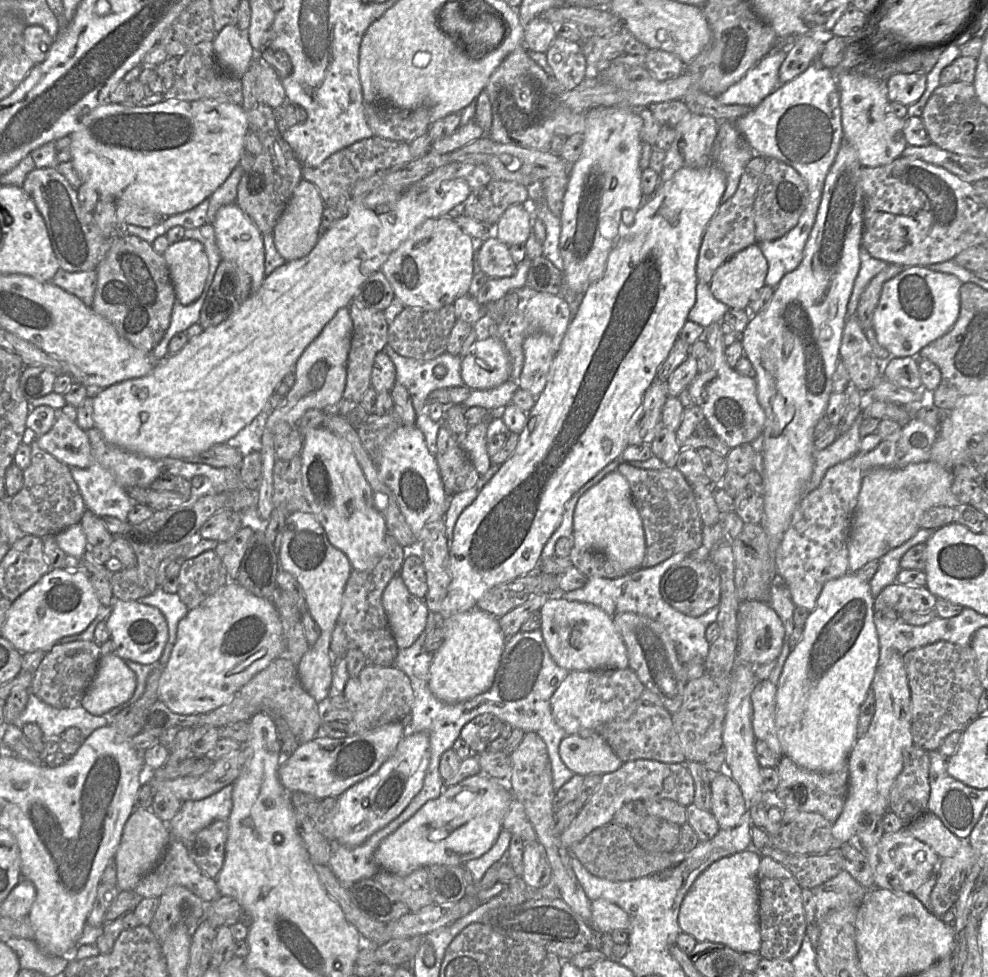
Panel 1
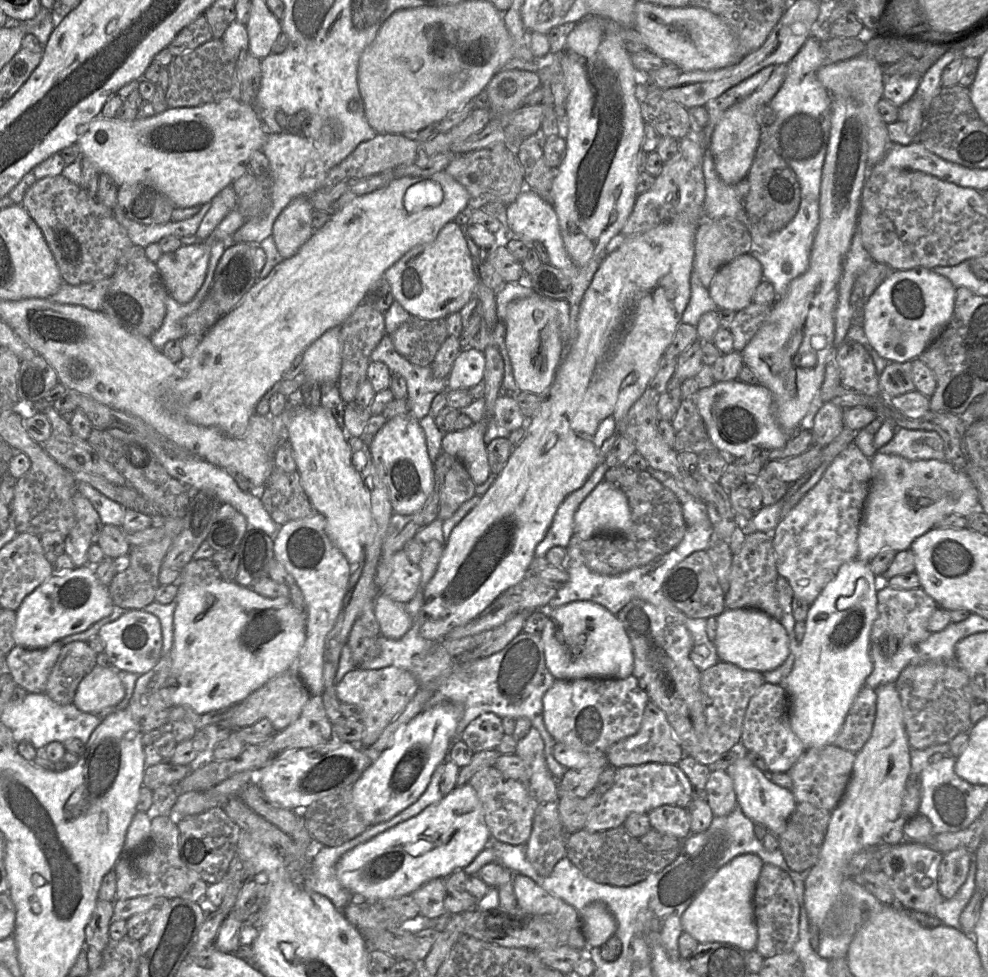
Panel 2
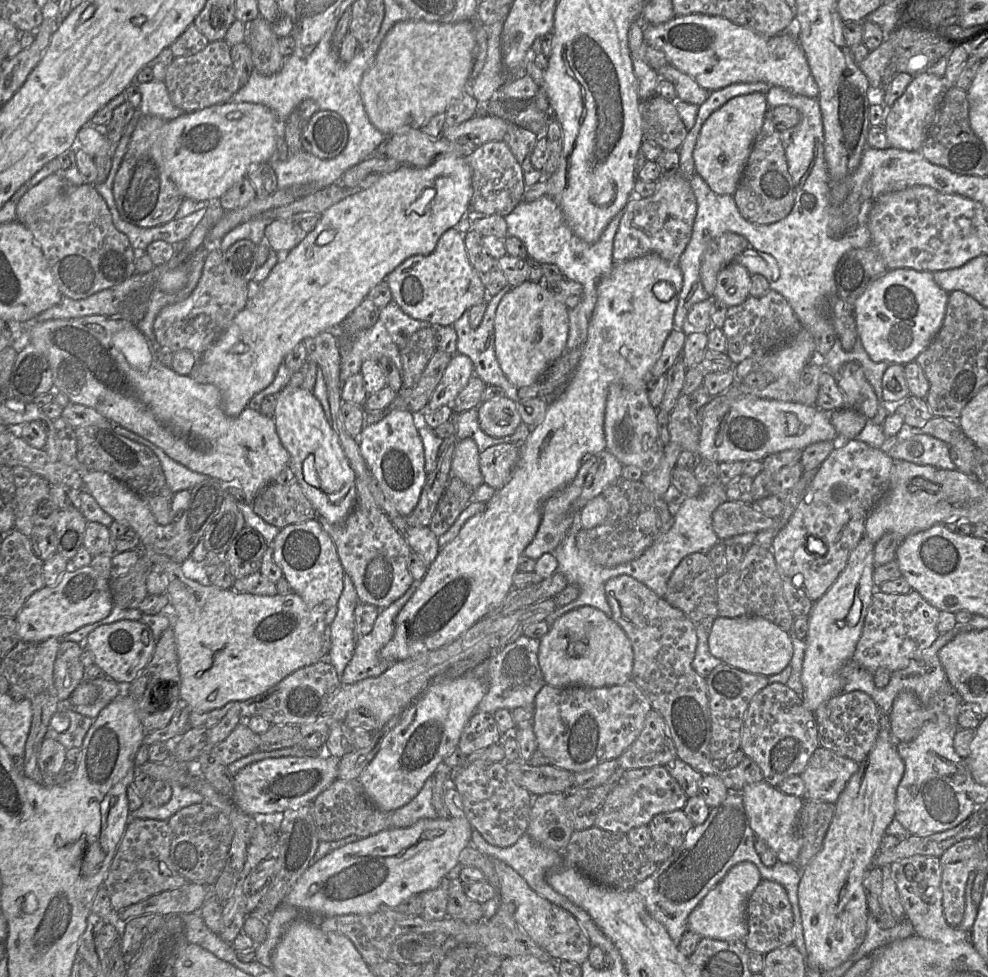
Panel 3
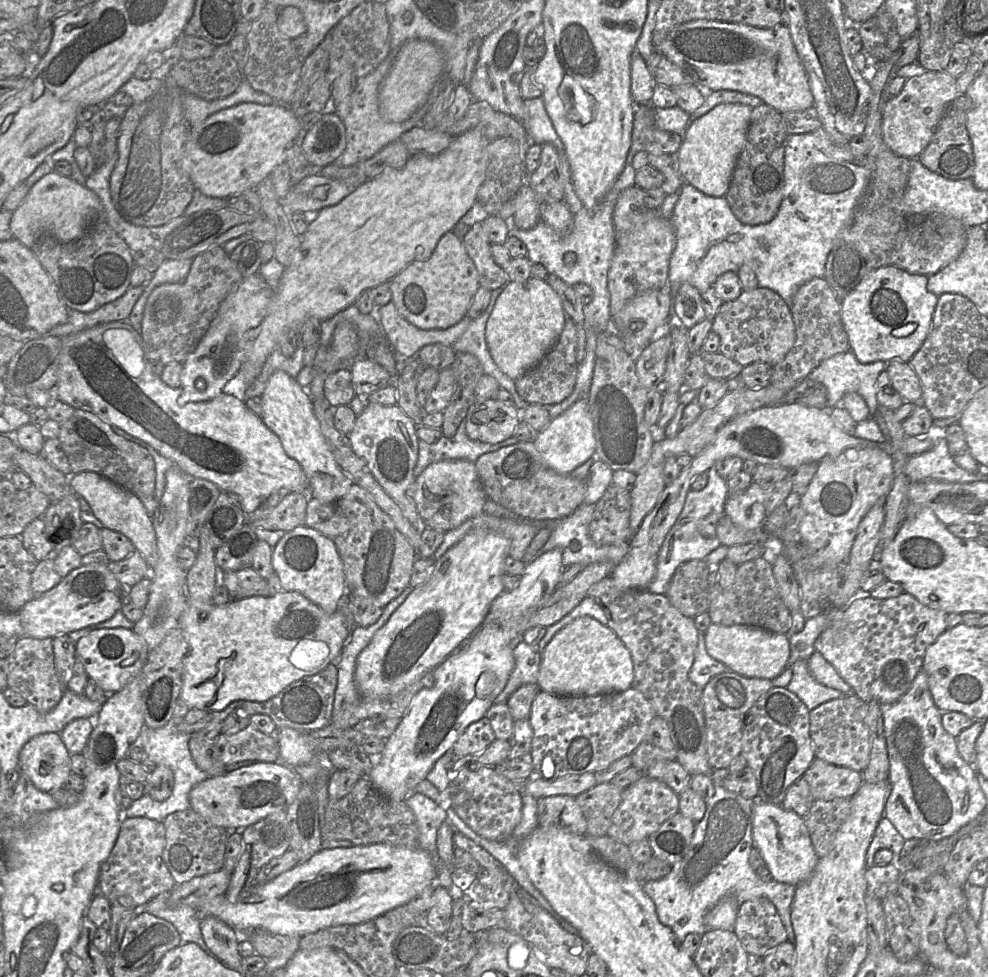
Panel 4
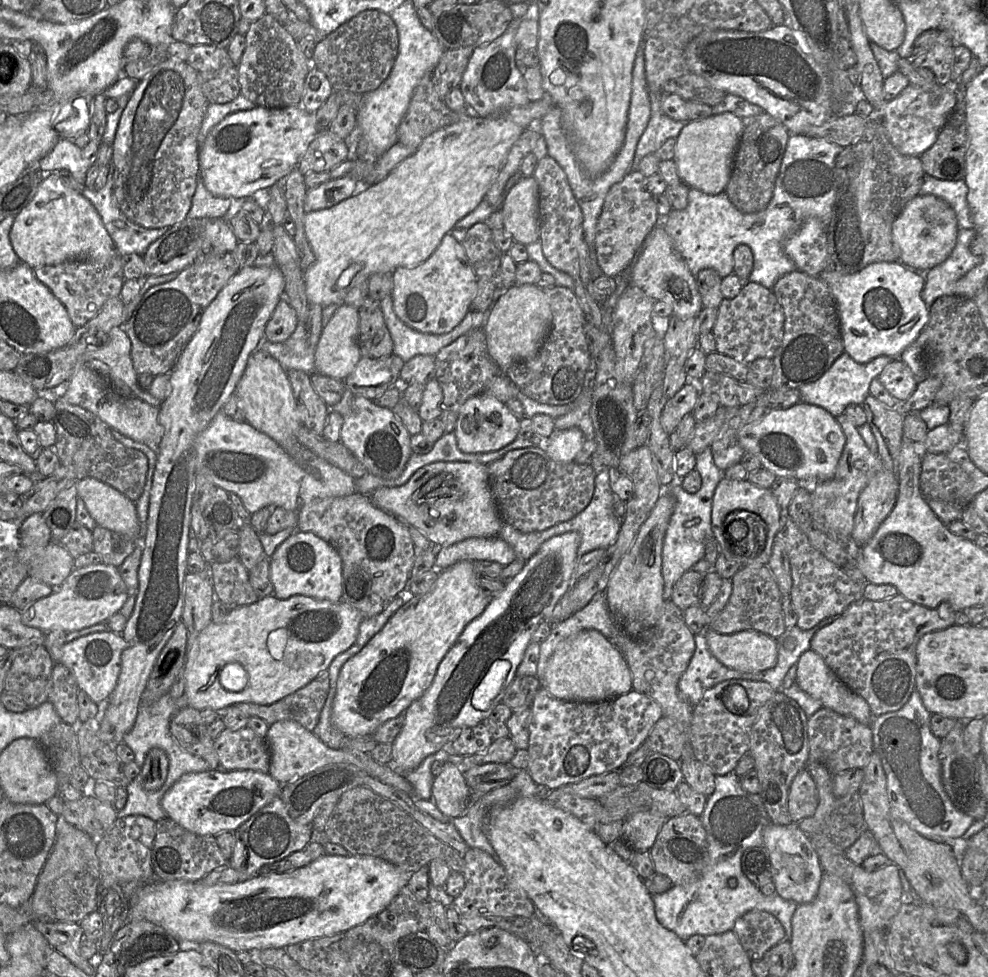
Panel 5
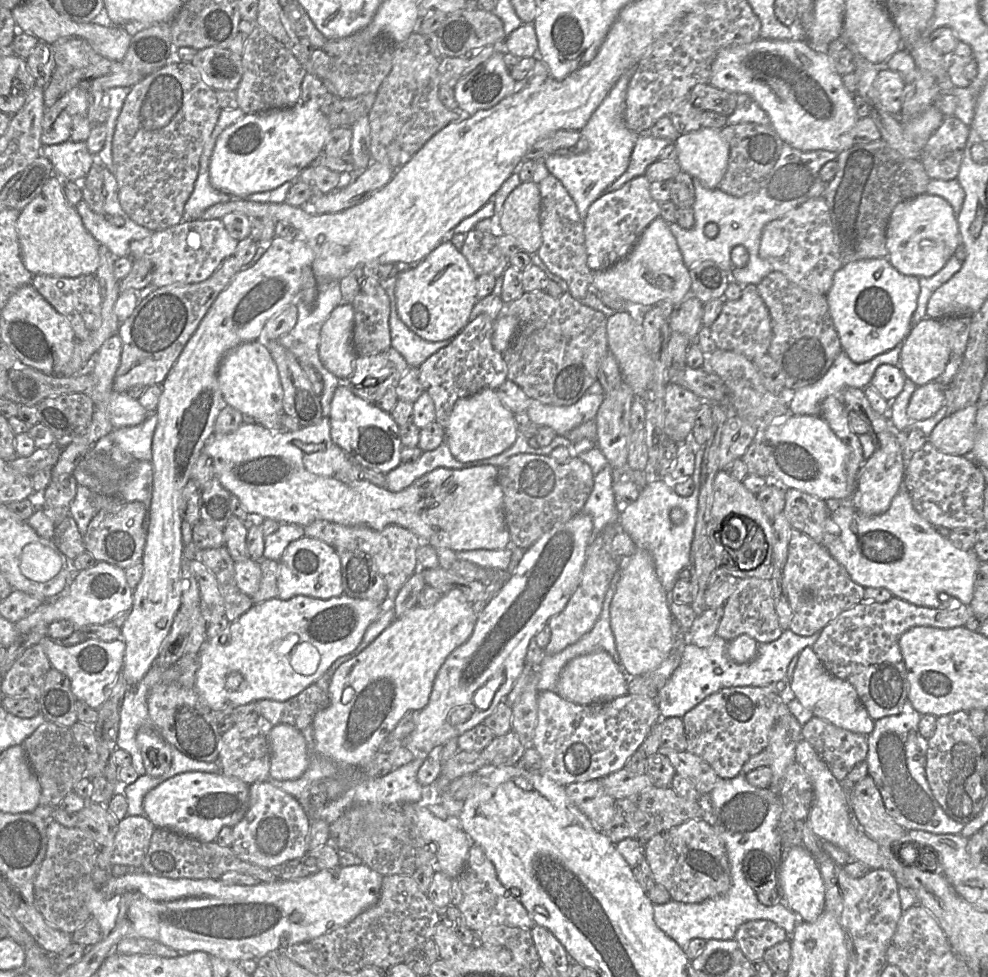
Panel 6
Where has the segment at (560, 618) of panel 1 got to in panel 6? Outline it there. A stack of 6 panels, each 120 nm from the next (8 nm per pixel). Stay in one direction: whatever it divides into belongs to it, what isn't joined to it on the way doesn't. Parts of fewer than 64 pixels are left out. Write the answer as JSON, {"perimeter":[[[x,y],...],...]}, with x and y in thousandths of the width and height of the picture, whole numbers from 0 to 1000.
{"perimeter":[[[612,666],[589,670],[576,677],[567,689],[563,708],[571,715],[584,721],[601,721],[618,716],[636,709],[637,692]]]}

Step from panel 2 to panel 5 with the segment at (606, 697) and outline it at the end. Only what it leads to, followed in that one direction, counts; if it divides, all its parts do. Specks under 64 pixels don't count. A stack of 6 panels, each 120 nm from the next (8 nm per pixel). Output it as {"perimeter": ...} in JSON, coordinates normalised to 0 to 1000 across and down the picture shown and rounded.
{"perimeter":[[[548,702],[539,714],[536,728],[533,788],[539,799],[555,810],[599,793],[627,789],[637,772],[653,759],[662,741],[671,733],[669,723],[661,714],[643,705],[619,715],[590,719],[565,715]]]}

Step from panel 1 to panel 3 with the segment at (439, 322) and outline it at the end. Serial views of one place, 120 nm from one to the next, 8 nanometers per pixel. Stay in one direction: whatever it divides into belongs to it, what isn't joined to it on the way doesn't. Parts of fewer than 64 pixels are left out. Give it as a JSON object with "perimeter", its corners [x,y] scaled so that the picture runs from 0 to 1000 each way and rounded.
{"perimeter":[[[430,335],[420,340],[405,358],[408,381],[407,399],[417,399],[423,392],[434,369],[442,359],[441,337]]]}

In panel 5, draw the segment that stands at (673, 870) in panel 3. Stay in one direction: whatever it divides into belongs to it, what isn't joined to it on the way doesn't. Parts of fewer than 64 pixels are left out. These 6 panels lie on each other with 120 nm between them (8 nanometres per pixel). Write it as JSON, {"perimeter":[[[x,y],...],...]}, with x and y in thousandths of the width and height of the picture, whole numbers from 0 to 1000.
{"perimeter":[[[744,791],[724,793],[723,810],[716,816],[707,835],[715,852],[715,871],[703,900],[660,916],[667,945],[692,964],[701,957],[718,958],[741,953],[746,941],[762,931],[774,932],[785,939],[794,950],[795,961],[800,963],[802,938],[808,925],[793,920],[786,914],[771,915],[750,889],[753,871],[772,865],[772,849],[779,839],[769,814],[752,809],[748,796]]]}

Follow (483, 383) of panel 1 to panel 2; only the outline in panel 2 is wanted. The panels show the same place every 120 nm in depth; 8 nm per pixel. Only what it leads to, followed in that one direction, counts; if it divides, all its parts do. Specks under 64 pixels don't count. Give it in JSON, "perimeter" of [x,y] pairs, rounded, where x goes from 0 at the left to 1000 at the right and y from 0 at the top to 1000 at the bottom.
{"perimeter":[[[470,356],[453,385],[453,399],[475,399],[490,390],[491,361]]]}

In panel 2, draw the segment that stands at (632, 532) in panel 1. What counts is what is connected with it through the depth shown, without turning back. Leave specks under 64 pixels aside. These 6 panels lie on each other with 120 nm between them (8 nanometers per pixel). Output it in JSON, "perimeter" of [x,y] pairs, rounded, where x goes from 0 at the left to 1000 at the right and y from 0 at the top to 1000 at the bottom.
{"perimeter":[[[608,492],[591,511],[581,527],[581,546],[589,552],[603,548],[626,549],[639,537],[639,522],[634,507],[614,492]]]}

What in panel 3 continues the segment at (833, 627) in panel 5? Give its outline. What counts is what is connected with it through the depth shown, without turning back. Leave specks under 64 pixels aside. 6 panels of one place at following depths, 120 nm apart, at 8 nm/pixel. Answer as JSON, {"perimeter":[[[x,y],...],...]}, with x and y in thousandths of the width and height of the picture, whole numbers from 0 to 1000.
{"perimeter":[[[887,603],[863,676],[884,691],[890,683],[896,683],[902,688],[917,684],[950,652],[950,631],[951,624],[939,617],[926,604],[918,608],[897,608]]]}

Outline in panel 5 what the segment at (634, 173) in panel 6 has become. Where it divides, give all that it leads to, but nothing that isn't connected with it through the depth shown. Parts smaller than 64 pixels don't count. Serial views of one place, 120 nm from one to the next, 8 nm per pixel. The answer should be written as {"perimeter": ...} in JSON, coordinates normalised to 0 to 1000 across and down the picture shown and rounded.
{"perimeter":[[[671,117],[659,118],[651,137],[644,149],[640,174],[645,174],[649,163],[655,159],[662,158],[677,141],[684,141],[693,125],[683,124]]]}

